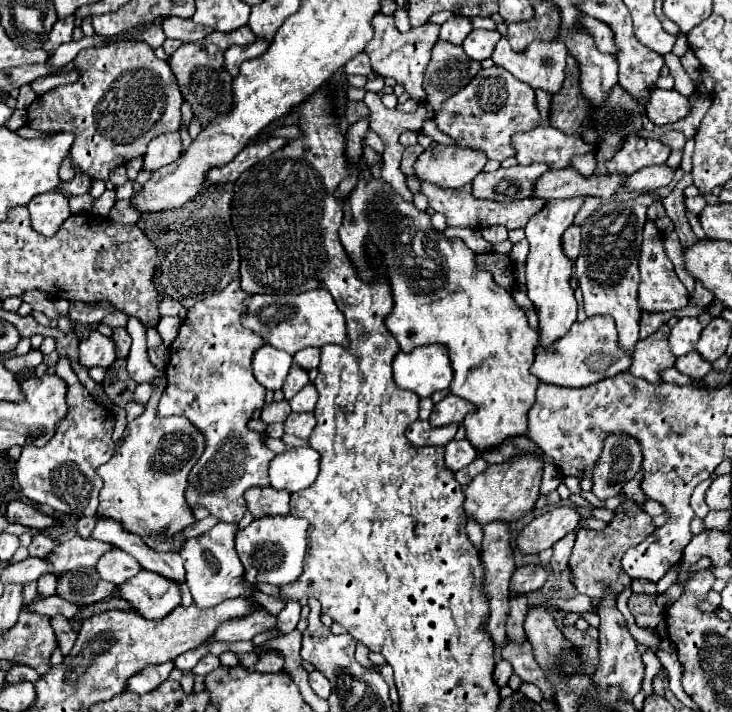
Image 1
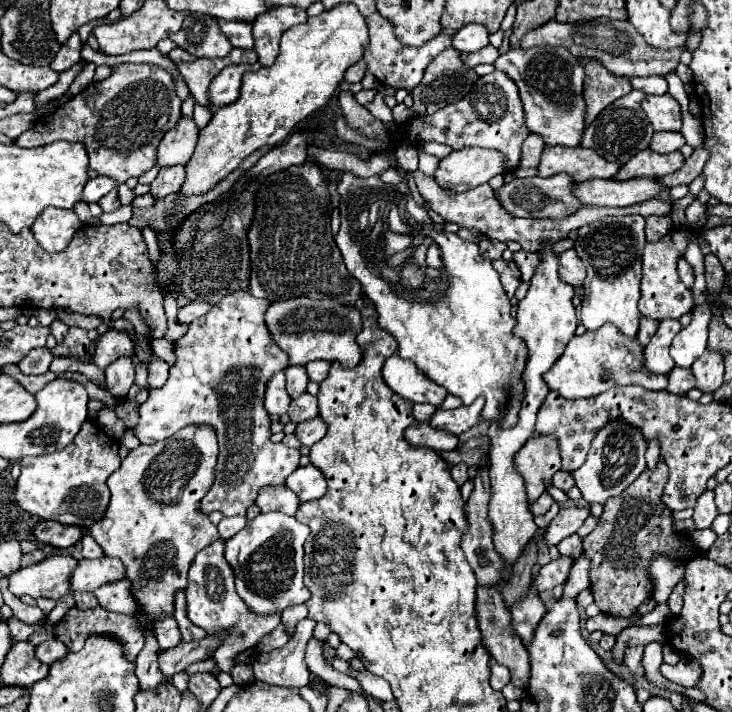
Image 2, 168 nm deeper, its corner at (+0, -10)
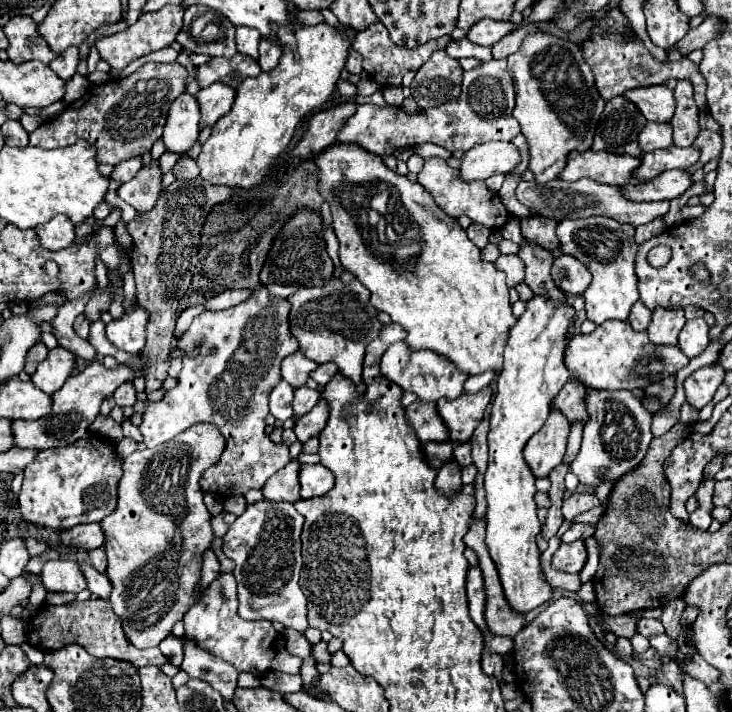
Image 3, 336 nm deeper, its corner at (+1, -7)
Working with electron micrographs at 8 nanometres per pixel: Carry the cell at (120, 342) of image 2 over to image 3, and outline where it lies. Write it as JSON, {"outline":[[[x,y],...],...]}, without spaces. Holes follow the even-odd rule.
{"outline":[[[141,307],[127,311],[121,319],[107,323],[107,339],[127,353],[139,353],[145,343],[147,313]]]}

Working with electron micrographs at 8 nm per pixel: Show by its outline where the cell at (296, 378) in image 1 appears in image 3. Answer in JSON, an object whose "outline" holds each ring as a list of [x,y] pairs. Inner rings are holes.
{"outline":[[[297,351],[297,353],[289,355],[287,359],[283,359],[283,363],[281,363],[281,377],[283,377],[293,389],[297,389],[297,387],[303,387],[303,385],[305,385],[305,381],[309,379],[309,373],[311,373],[315,367],[317,367],[315,361],[307,359],[305,355],[299,355],[299,351]]]}

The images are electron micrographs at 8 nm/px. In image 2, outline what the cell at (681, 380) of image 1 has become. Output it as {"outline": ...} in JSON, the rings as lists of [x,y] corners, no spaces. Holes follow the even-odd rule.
{"outline":[[[604,324],[602,328],[594,332],[584,332],[582,336],[574,336],[560,360],[544,374],[546,384],[550,390],[560,392],[564,398],[592,398],[596,394],[602,394],[604,390],[616,388],[616,386],[630,386],[638,384],[646,390],[664,390],[666,376],[664,374],[652,374],[650,370],[644,370],[644,350],[636,338],[628,338],[616,330],[612,324]]]}

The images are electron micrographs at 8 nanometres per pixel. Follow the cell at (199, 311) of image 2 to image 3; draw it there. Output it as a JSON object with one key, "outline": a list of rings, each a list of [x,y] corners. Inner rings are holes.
{"outline":[[[237,289],[237,291],[223,291],[217,293],[213,297],[209,297],[205,301],[205,309],[207,311],[221,311],[221,309],[229,309],[233,305],[239,305],[243,299],[247,299],[249,289]]]}

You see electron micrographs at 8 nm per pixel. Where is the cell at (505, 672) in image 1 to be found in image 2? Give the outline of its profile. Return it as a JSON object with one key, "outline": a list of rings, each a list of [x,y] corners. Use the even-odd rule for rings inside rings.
{"outline":[[[492,664],[490,666],[490,684],[494,690],[502,690],[506,684],[510,682],[510,674],[504,666],[500,664]]]}

